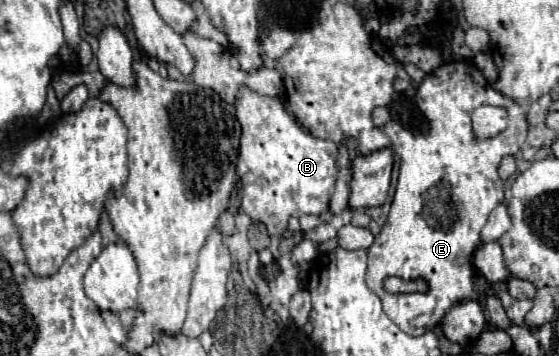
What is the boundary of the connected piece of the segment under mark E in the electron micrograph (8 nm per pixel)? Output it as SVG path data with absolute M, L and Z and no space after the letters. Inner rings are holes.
M469 62L441 64L435 72L425 76L417 88L415 100L419 110L429 120L429 132L425 132L425 136L413 134L399 122L389 122L383 126L383 132L391 140L391 150L401 156L401 170L387 222L369 248L367 266L369 288L381 298L385 314L389 314L389 318L407 334L409 300L413 300L413 318L429 312L435 326L453 304L475 298L471 256L475 246L481 244L479 232L485 226L491 210L503 202L503 182L497 174L497 166L505 156L517 154L527 138L525 108L497 92L485 80L483 72ZM485 104L505 108L509 114L509 126L497 138L485 140L483 148L471 148L471 112ZM437 186L449 188L449 200L455 210L455 220L445 226L429 226L423 216L423 198ZM387 276L399 276L403 280L425 278L431 290L427 294L389 294L383 288L383 280Z

